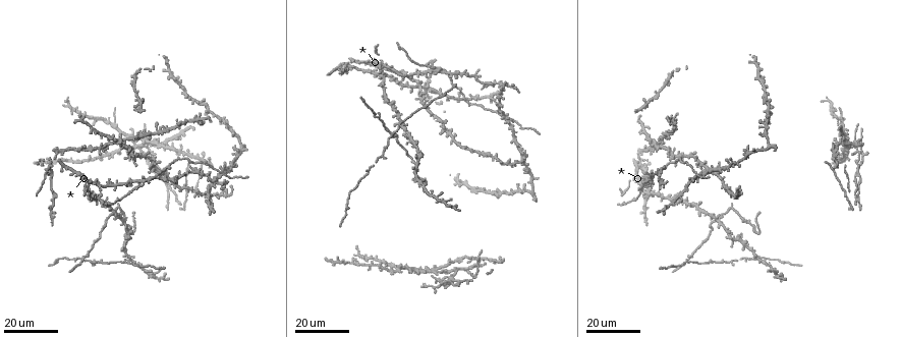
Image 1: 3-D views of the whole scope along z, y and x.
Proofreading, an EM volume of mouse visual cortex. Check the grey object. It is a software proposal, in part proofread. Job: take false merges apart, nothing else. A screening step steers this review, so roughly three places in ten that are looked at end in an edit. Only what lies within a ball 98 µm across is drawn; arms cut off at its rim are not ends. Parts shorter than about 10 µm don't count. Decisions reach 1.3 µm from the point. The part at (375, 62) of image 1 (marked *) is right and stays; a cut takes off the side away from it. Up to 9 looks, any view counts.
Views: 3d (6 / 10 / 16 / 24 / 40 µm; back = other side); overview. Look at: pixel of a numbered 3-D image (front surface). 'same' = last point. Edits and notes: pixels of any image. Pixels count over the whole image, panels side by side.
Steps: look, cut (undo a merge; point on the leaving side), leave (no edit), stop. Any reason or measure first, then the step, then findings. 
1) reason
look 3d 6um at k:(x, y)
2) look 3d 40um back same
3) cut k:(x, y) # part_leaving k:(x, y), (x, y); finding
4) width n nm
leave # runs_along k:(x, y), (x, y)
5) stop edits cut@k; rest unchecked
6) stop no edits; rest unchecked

small branch off a trunk
look 3d 24um at 1:(144, 180)

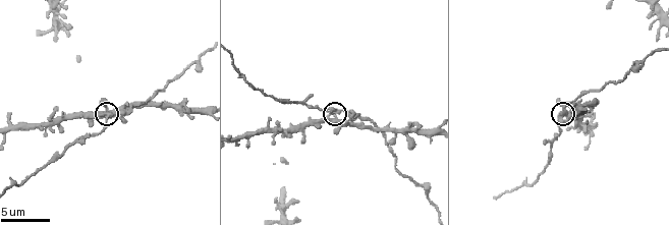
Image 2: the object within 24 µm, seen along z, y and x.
look 3d 10um at 2:(336, 109)

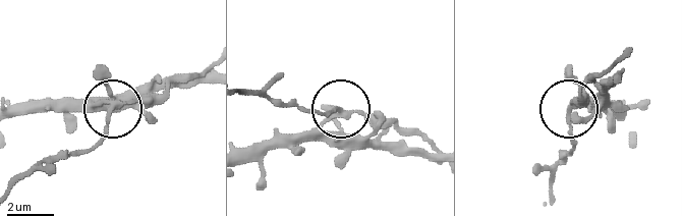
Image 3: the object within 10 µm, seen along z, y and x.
width 170 nm
leave # runs_along 3:(18, 115), (110, 107), (104, 130), (84, 152); one cell here

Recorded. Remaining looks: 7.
arms run side by side
look 3d 16um at 2:(580, 99)

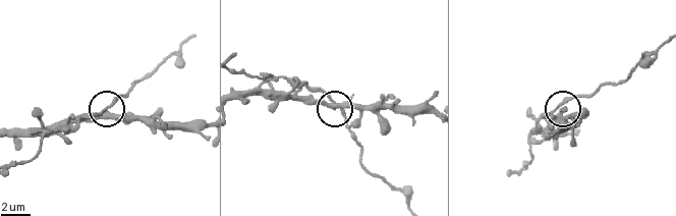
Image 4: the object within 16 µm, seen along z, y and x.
side_arm 33 um; arms 4
leave # one cell here

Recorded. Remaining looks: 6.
a fork
look 3d 24um at 1:(411, 141)

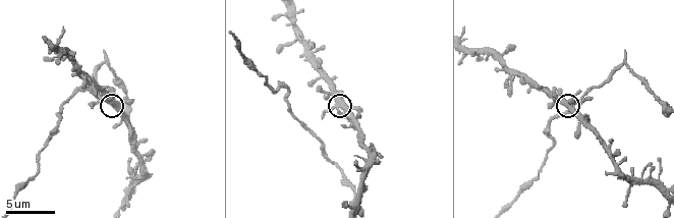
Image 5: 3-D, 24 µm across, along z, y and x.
look 3d 10um at 5:(335, 108)

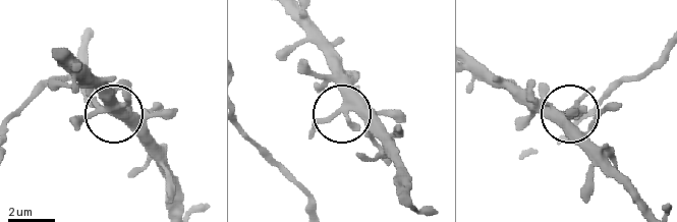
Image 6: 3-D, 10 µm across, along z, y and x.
leave # runs_along 6:(68, 52), (165, 161); all the same cell

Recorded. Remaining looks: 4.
calibre changes
look 3d 16um at 5:(99, 65)

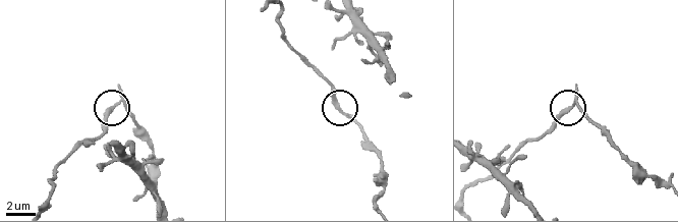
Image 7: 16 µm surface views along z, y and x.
width 200 nm
cut 7:(132, 115) # part_leaving 7:(349, 115), (382, 166), (382, 191), (376, 203); two cells meet here

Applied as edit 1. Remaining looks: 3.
look 3d 6um at 5:(510, 205)

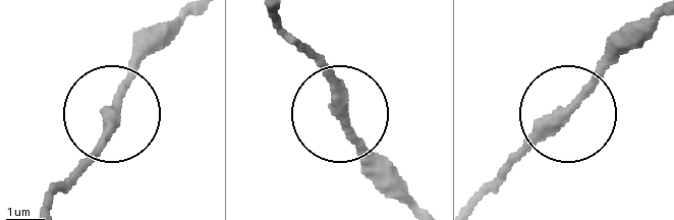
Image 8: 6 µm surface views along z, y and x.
leave # runs_along 8:(417, 199), (355, 138), (336, 83), (303, 47); all the same cell

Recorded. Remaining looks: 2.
stop edits cut@7; rest unchecked

